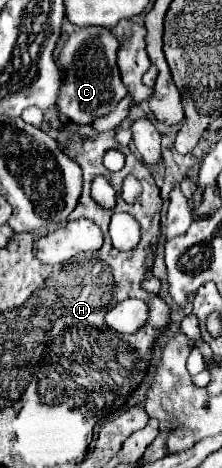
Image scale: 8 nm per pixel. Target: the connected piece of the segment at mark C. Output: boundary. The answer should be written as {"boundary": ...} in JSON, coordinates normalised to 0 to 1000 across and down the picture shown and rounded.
{"boundary":[[[284,43],[284,68],[248,98],[248,132],[266,137],[266,150],[284,162],[257,226],[266,226],[275,244],[320,252],[320,261],[401,265],[437,248],[482,244],[500,235],[500,226],[518,226],[572,201],[572,192],[545,175],[545,162],[536,162],[527,128],[518,128],[527,107],[536,107],[536,85],[509,77],[509,68],[491,60],[338,60],[338,51],[320,51],[311,43]]]}

